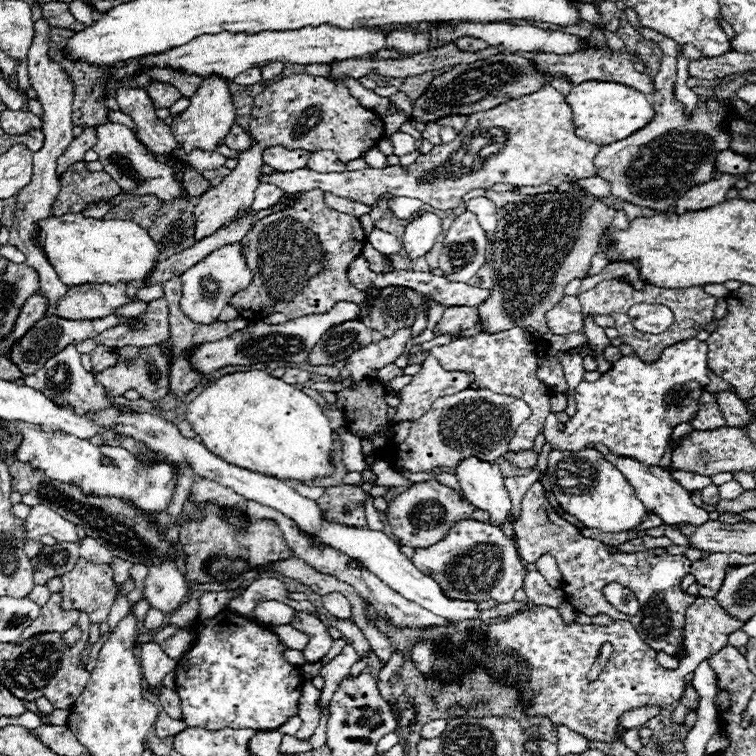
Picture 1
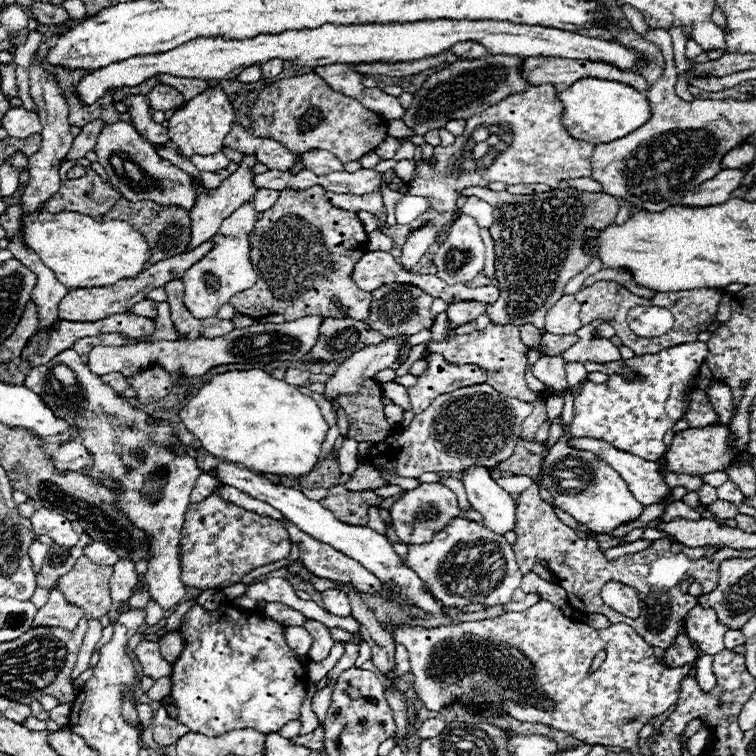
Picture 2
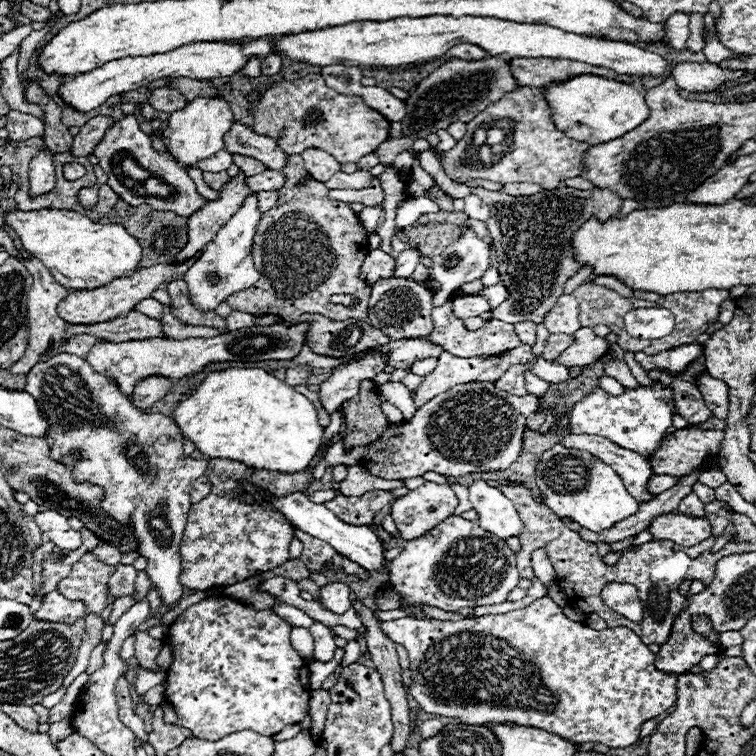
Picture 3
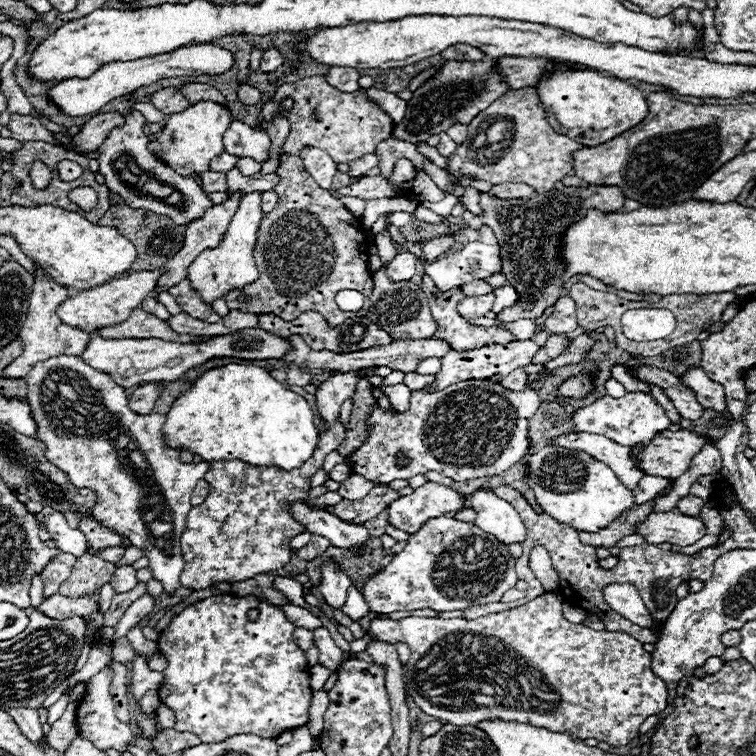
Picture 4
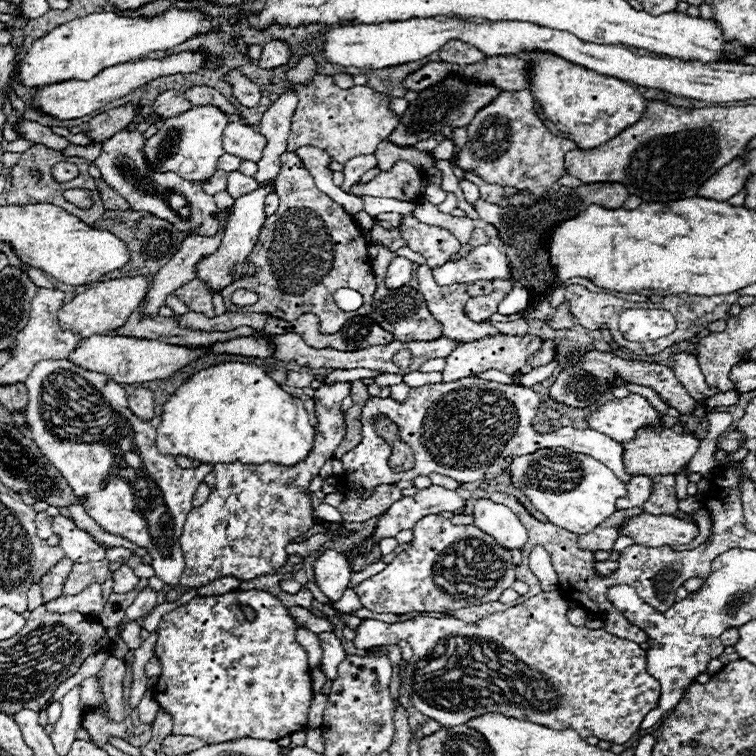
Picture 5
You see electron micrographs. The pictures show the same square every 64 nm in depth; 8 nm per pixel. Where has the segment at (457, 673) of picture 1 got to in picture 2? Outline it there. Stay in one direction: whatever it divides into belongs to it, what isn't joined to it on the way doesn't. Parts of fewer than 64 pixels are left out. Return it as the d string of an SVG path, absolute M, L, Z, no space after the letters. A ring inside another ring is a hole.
M540 600L524 612L506 612L502 616L478 622L460 622L438 628L390 624L386 630L392 634L396 644L406 646L416 696L432 712L440 712L456 700L464 706L488 704L486 710L480 712L482 716L506 714L520 722L540 722L562 730L584 744L620 746L632 752L638 752L640 748L640 728L650 718L662 714L678 702L680 682L690 674L690 668L696 666L694 662L684 668L666 668L654 657L650 646L642 646L642 638L628 624L612 624L604 630L594 630L588 624L566 618L562 610L548 600ZM694 606L686 616L686 632L690 640L700 648L702 654L718 654L724 650L724 634L726 626L722 626L716 618L716 612L710 608ZM600 650L606 652L606 658L602 666L590 674L590 664Z

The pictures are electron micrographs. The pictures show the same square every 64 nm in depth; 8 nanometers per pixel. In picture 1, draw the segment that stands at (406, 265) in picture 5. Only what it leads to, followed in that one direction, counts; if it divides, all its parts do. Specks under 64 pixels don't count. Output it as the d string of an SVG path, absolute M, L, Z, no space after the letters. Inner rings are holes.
M422 214L420 218L414 218L406 226L406 232L402 236L406 256L410 260L416 260L416 258L424 256L432 248L440 230L442 230L442 222L434 214Z

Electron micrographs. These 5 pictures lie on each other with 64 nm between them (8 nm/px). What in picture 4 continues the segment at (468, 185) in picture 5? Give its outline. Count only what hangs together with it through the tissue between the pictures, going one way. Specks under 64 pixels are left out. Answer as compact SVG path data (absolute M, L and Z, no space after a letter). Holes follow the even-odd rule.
M466 186L466 192L464 192L462 200L464 200L466 208L468 208L472 214L480 214L480 212L482 212L482 208L480 208L480 204L478 204L478 200L480 200L480 192L478 192L476 188Z

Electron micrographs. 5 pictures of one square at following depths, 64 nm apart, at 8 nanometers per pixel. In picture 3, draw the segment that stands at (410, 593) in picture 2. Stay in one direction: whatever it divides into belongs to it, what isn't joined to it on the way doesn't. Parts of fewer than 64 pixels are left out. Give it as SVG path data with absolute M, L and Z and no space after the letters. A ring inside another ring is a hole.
M294 492L290 496L280 496L280 498L274 498L274 504L280 508L280 512L284 512L284 516L296 526L300 528L302 532L310 534L310 536L316 536L328 544L332 544L332 548L350 558L352 562L360 564L362 568L368 568L368 570L376 570L380 566L386 566L384 562L384 550L382 550L382 540L374 534L374 530L370 526L356 526L356 524L346 524L342 522L340 518L336 518L328 508L324 508L322 504L314 504L308 500L308 496L300 494L300 492Z

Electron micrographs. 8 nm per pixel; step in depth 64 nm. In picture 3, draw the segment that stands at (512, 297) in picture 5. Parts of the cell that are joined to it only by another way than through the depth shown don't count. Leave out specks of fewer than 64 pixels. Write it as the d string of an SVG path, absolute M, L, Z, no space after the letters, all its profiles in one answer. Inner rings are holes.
M496 284L496 286L486 286L482 296L486 296L492 302L492 308L498 308L504 300L508 300L510 292L508 292L508 288L504 284Z

